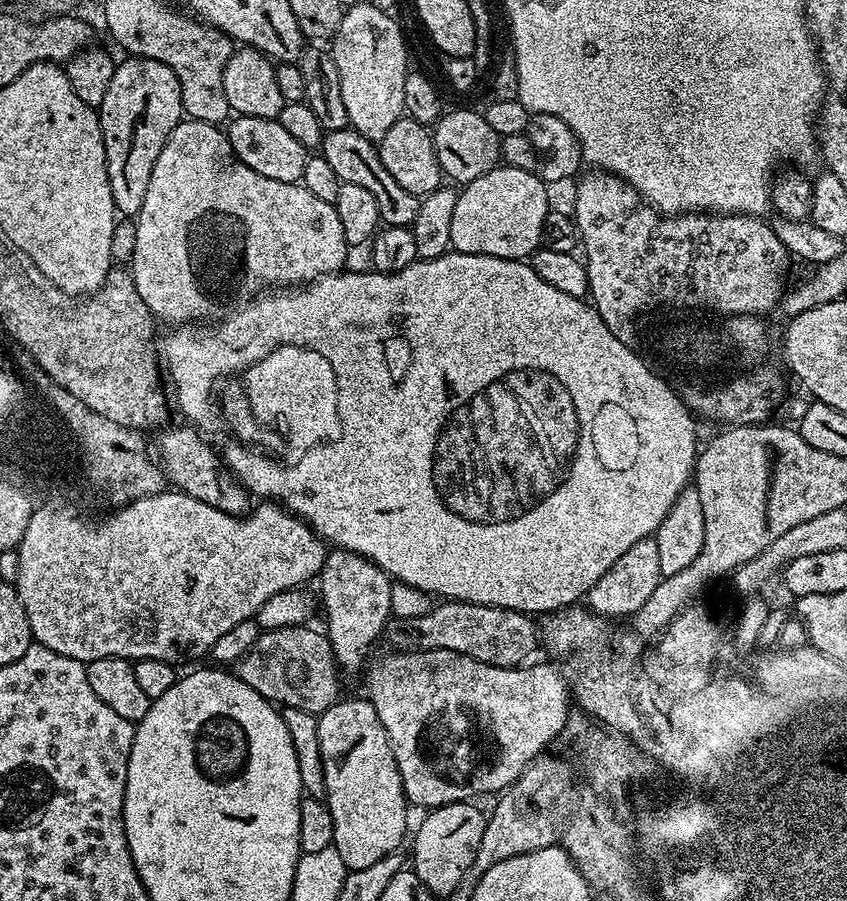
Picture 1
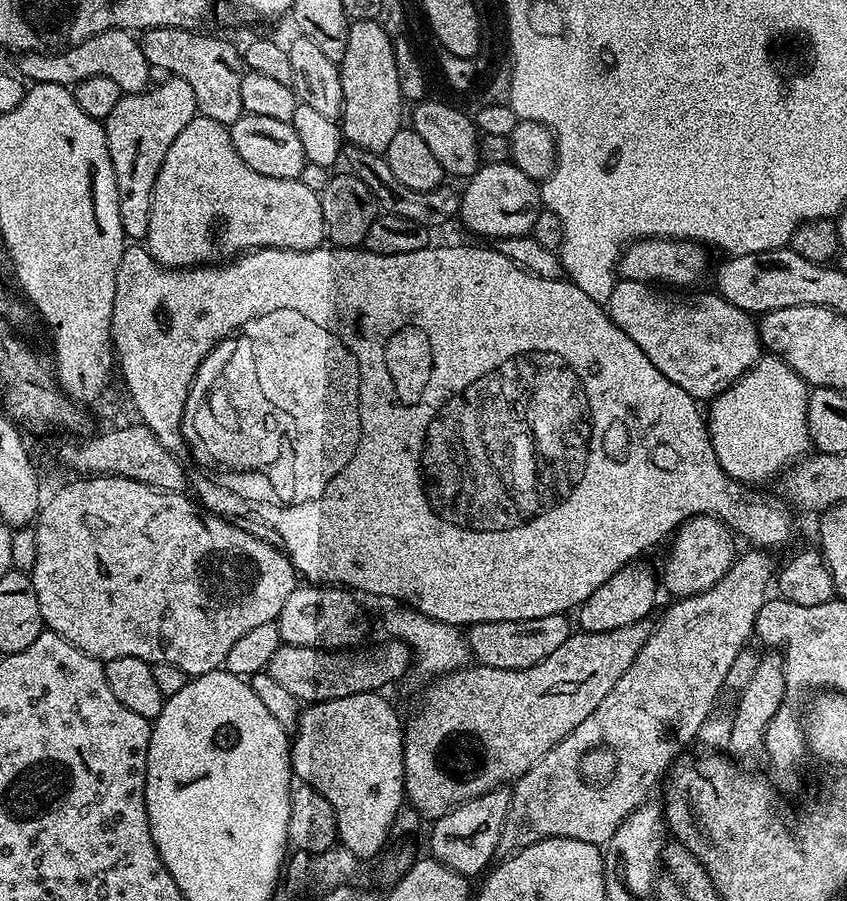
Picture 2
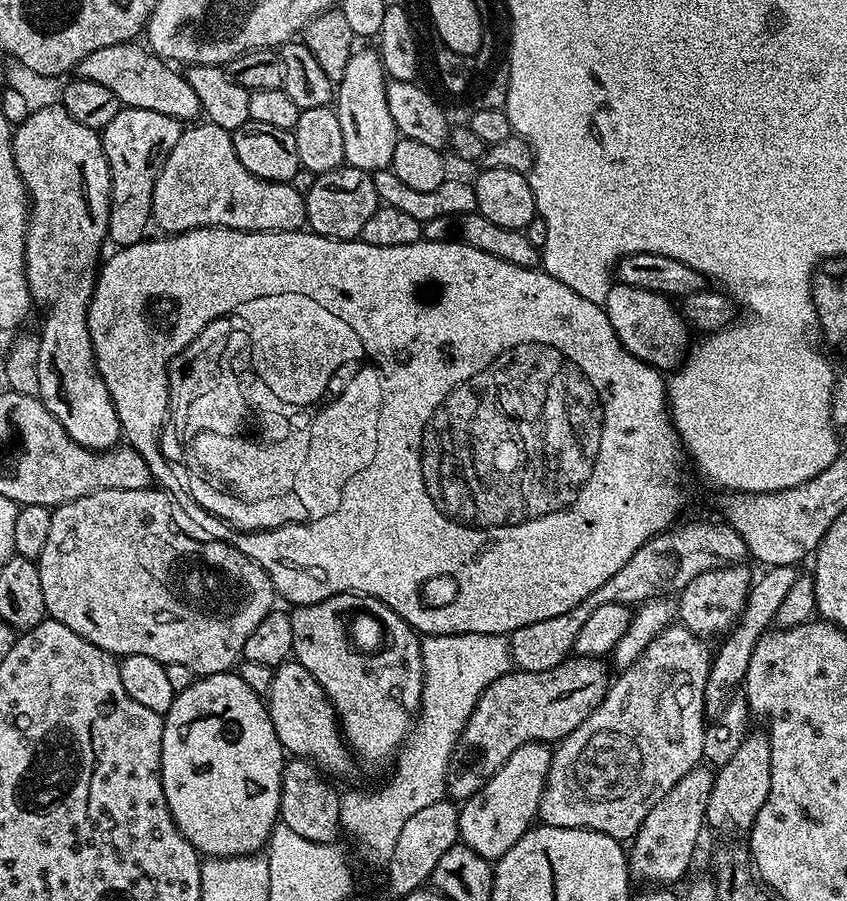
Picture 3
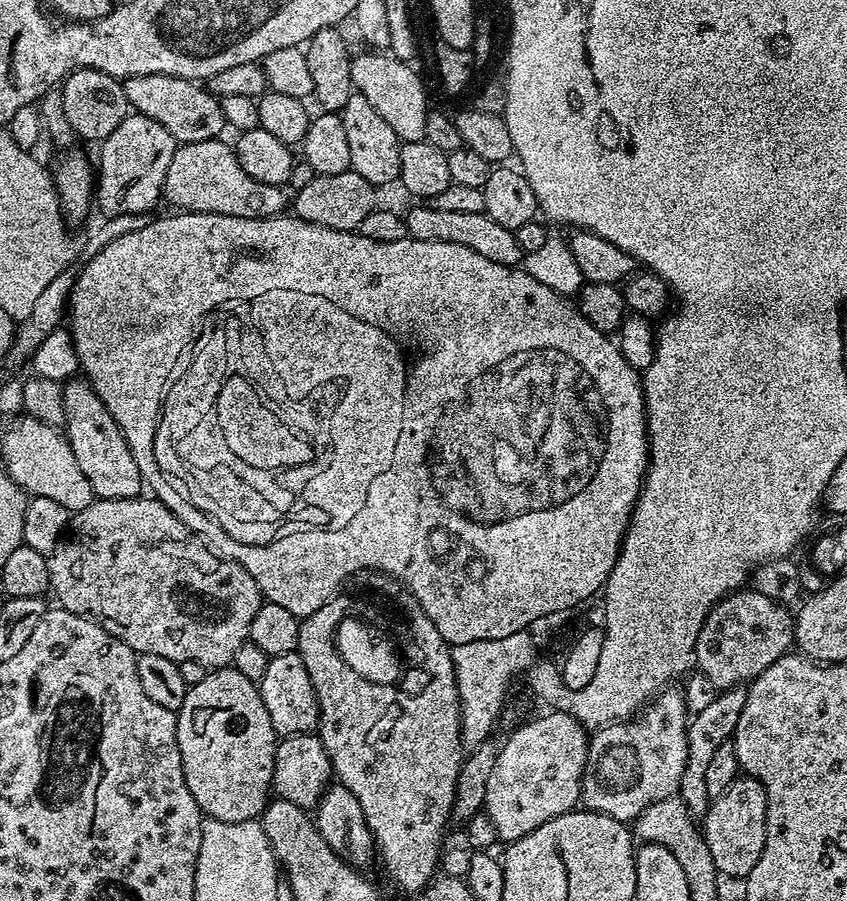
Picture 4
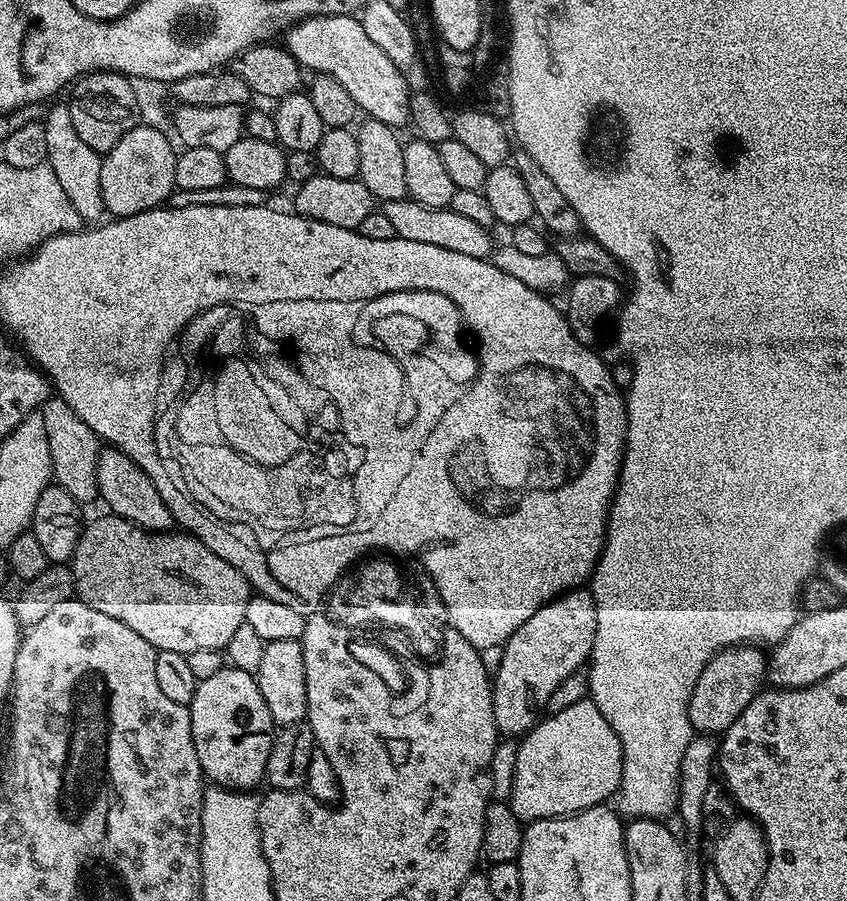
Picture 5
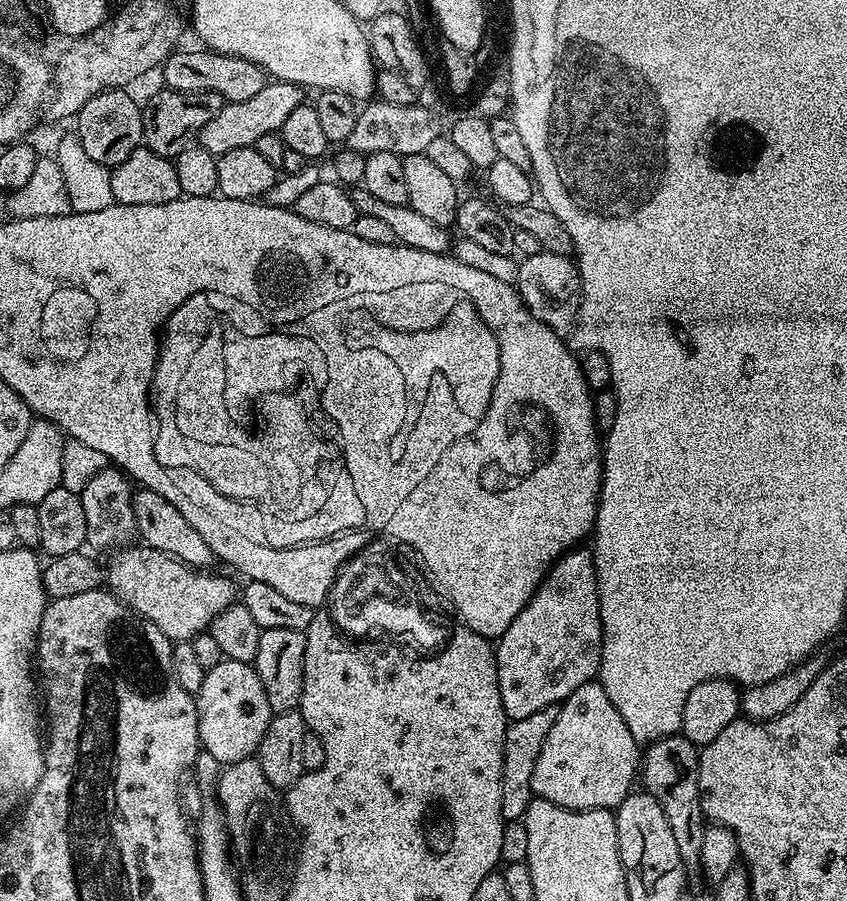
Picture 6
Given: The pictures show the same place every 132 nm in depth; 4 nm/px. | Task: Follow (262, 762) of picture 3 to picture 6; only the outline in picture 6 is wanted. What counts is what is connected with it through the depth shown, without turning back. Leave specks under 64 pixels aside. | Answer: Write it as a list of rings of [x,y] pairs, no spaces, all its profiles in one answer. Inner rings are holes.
[[[227,658],[221,660],[218,666],[205,671],[204,681],[200,691],[195,693],[195,697],[201,749],[214,754],[220,765],[227,766],[239,760],[247,760],[259,749],[262,734],[266,734],[266,726],[272,720],[274,713],[270,702],[266,702],[266,690],[252,664],[243,664]]]

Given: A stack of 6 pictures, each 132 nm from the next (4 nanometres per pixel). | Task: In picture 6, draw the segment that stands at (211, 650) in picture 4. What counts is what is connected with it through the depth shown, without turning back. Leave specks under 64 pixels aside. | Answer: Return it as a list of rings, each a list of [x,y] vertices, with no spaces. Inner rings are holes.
[[[129,546],[113,555],[116,557],[112,565],[106,568],[107,587],[112,595],[123,600],[144,620],[154,622],[169,640],[188,642],[192,637],[211,629],[212,620],[237,599],[238,588],[213,570],[192,568],[147,546],[136,547]]]

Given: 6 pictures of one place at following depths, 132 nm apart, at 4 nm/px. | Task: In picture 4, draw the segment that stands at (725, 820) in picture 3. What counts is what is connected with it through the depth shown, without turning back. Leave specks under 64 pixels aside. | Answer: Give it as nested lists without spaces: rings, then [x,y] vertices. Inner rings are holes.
[[[741,775],[721,796],[709,803],[708,812],[702,818],[702,831],[717,873],[721,877],[747,878],[750,870],[758,866],[768,837],[766,790],[754,777]]]

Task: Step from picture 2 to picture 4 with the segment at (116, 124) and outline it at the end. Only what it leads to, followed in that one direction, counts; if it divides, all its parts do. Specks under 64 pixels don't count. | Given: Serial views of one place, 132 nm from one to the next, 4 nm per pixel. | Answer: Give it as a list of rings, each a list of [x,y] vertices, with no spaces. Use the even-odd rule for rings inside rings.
[[[129,114],[122,126],[114,130],[99,145],[100,164],[98,160],[98,175],[94,180],[94,200],[99,211],[107,215],[142,214],[152,212],[156,203],[161,203],[166,182],[166,170],[170,170],[170,158],[174,158],[178,145],[166,126],[158,126],[154,118],[146,118],[139,114]]]

